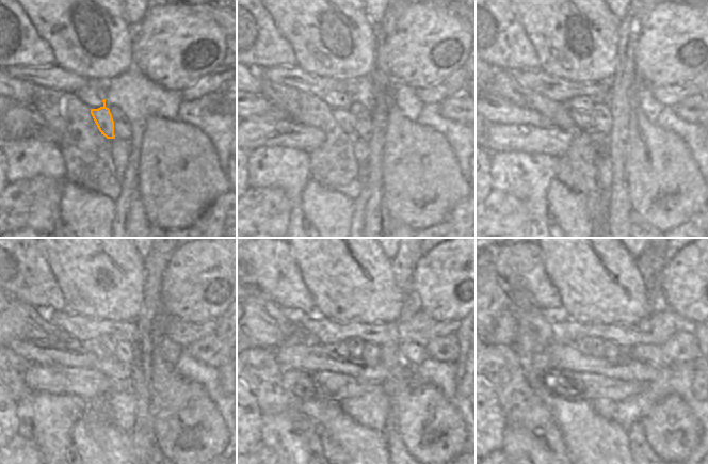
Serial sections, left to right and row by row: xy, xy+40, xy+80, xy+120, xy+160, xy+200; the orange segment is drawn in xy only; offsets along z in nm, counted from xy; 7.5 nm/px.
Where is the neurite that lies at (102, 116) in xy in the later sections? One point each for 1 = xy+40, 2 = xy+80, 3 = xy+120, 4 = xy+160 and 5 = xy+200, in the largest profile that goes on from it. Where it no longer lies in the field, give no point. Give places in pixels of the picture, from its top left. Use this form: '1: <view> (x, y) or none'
1: xy+40 (342, 116)
2: xy+80 (582, 117)
3: xy+120 (110, 341)
4: xy+160 (353, 346)
5: xy+200 (591, 346)

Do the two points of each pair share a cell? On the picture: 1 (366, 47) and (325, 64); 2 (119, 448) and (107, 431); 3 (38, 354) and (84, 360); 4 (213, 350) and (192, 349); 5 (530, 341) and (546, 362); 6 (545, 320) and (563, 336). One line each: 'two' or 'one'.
1: one
2: one
3: one
4: one
5: one
6: two

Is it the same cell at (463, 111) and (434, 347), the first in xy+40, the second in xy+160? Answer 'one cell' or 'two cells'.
one cell

